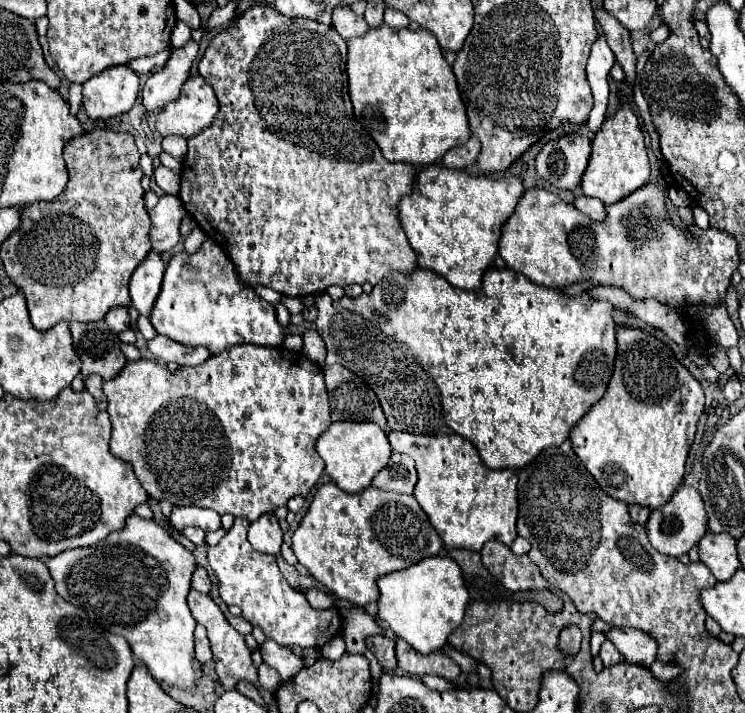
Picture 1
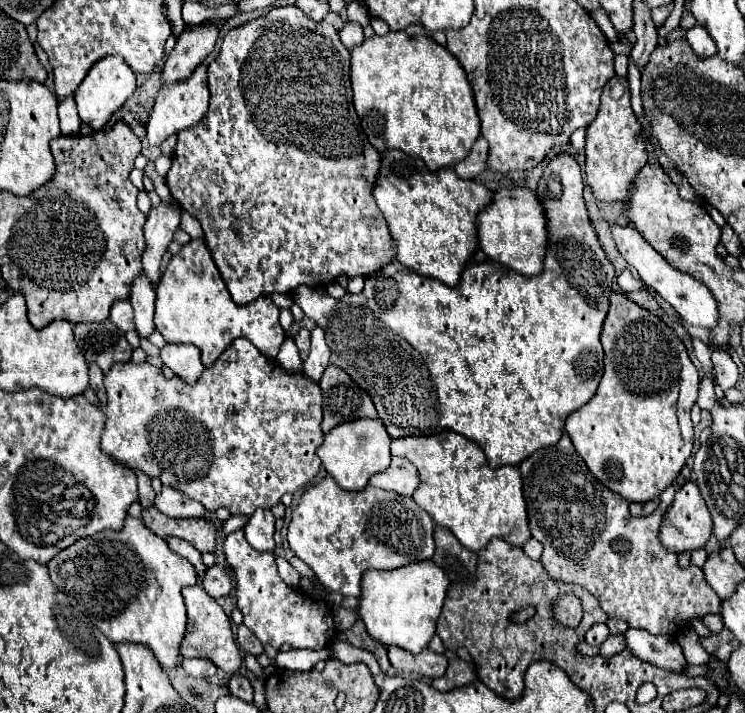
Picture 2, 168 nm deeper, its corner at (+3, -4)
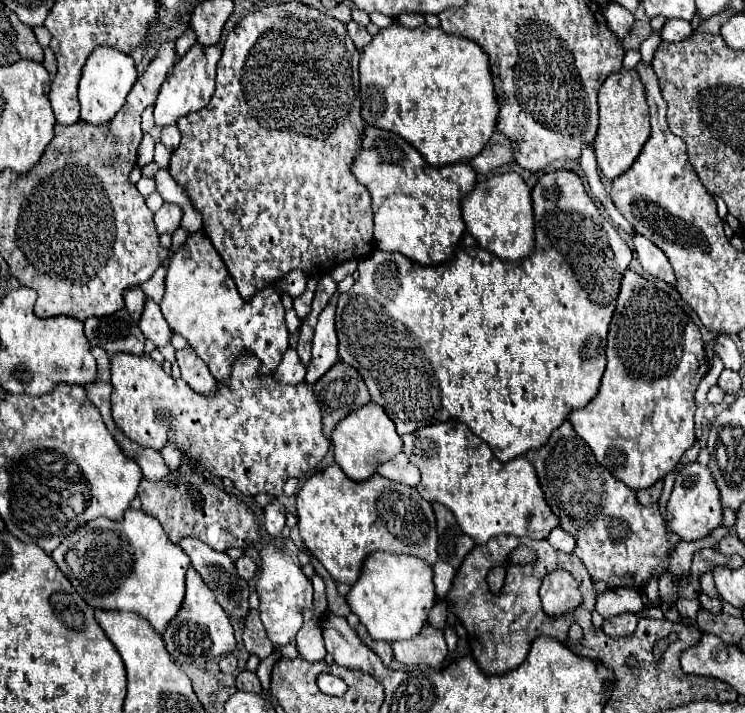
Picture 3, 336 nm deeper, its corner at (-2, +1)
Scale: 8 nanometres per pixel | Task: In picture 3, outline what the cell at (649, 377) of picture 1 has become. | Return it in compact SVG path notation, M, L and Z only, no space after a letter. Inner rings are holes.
M625 270L621 292L617 298L617 308L609 324L607 370L601 388L587 406L571 410L569 422L573 424L575 432L589 444L601 466L605 466L615 478L619 478L625 486L629 486L635 492L651 488L657 480L665 478L677 466L681 456L695 444L695 390L707 370L709 362L703 350L699 328L655 284L631 270Z

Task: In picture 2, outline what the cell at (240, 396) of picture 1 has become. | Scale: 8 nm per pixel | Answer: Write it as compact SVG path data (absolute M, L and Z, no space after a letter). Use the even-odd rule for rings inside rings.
M236 339L218 357L214 367L204 369L202 377L194 385L190 385L190 383L186 383L178 377L166 379L162 369L148 363L148 361L142 363L142 365L136 365L136 363L128 361L128 363L114 365L104 375L104 387L106 387L106 393L108 393L108 403L106 403L106 427L104 427L104 435L102 435L102 449L106 449L106 453L112 459L116 459L124 465L130 465L132 469L142 469L150 477L160 477L162 483L174 483L174 487L182 487L182 491L186 491L186 495L190 495L190 499L198 499L206 507L206 511L216 511L220 507L228 507L232 515L240 513L240 515L250 517L258 507L272 509L274 505L278 505L284 493L296 493L298 489L306 487L320 471L320 459L316 455L316 449L322 445L324 433L320 429L322 393L318 391L318 383L306 379L306 375L296 375L296 373L284 371L274 359L266 359L254 345L250 345L248 339Z

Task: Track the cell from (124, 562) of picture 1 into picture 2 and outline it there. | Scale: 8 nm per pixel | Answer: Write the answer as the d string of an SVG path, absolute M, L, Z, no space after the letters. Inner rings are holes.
M128 515L120 531L104 529L96 535L78 539L74 545L66 547L54 559L50 559L48 569L54 585L64 591L70 603L74 607L80 607L112 643L140 643L154 651L164 669L178 665L178 645L182 643L182 633L186 631L186 607L180 589L184 585L196 585L198 577L194 565L186 563L186 559L182 559L180 555L174 555L168 543L162 537L154 535L142 523L142 519Z

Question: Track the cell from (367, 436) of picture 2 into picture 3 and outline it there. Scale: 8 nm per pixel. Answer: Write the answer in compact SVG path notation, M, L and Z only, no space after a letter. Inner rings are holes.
M369 402L367 406L351 412L347 418L343 418L337 428L331 434L335 462L341 466L341 470L351 480L367 480L375 474L377 466L383 462L389 462L395 458L395 454L401 452L401 438L395 432L395 424L391 418L383 412L381 406L375 406L375 402Z

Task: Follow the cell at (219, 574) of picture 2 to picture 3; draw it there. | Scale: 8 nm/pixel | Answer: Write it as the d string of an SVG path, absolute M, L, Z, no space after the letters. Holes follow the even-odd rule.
M241 556L239 560L235 560L235 566L237 566L237 572L239 572L239 576L241 576L243 580L253 578L255 572L257 572L257 564L255 564L255 560L249 558L249 556Z

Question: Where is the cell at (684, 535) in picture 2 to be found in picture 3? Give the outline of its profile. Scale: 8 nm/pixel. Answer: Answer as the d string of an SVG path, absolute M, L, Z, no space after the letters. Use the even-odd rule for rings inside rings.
M697 462L685 466L677 480L675 488L667 502L667 522L669 528L681 538L681 540L699 540L709 536L723 520L723 508L719 502L719 490L715 486L715 480L711 478L711 472L707 466L701 466Z

